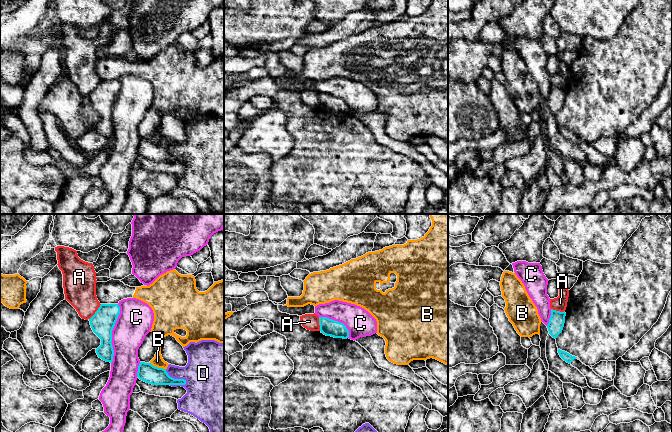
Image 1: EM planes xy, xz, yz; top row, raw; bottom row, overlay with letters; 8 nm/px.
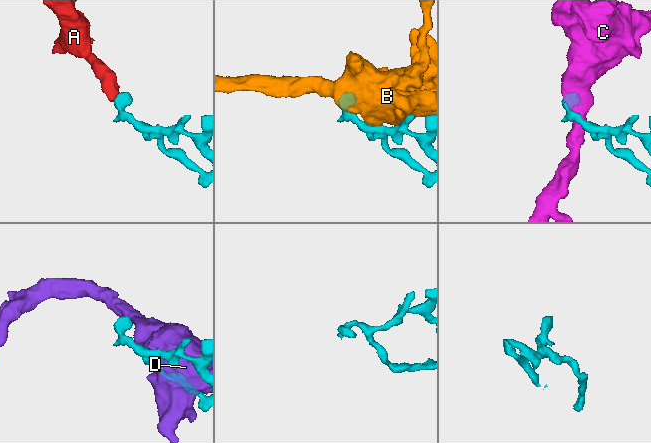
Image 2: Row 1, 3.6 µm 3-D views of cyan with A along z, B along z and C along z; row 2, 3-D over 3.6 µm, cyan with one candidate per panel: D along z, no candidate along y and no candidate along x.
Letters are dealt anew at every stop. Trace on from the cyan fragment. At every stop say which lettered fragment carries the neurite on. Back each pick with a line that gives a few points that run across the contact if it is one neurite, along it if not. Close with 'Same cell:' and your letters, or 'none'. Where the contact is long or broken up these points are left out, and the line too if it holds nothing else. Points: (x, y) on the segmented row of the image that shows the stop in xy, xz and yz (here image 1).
Same cell: none

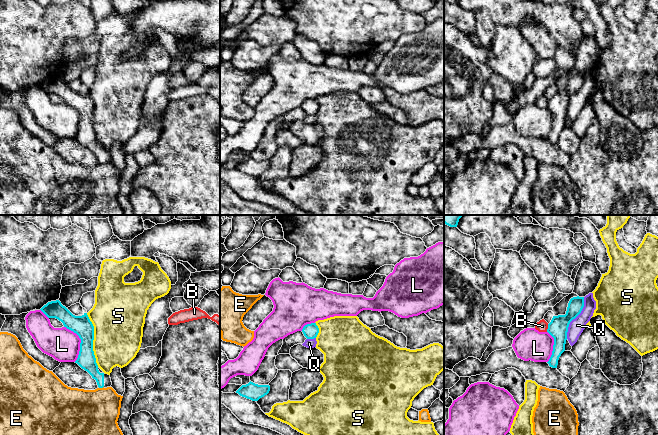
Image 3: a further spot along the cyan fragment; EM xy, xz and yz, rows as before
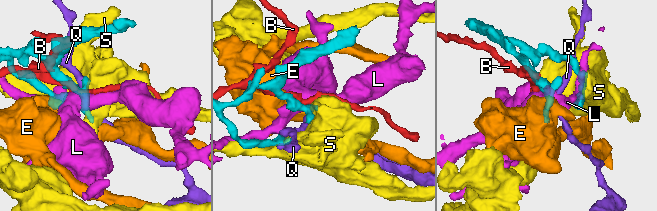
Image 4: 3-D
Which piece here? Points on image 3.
Same cell: none

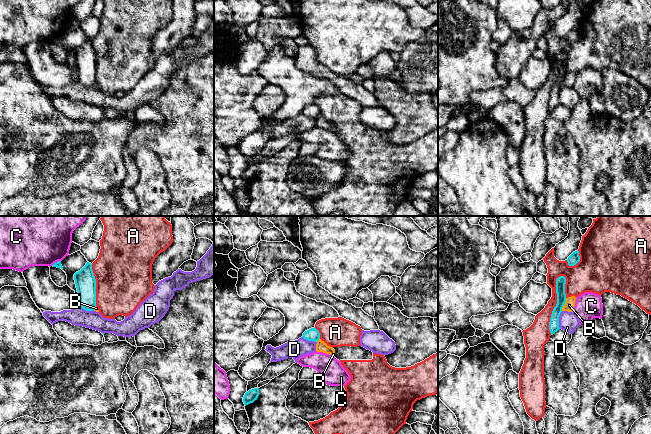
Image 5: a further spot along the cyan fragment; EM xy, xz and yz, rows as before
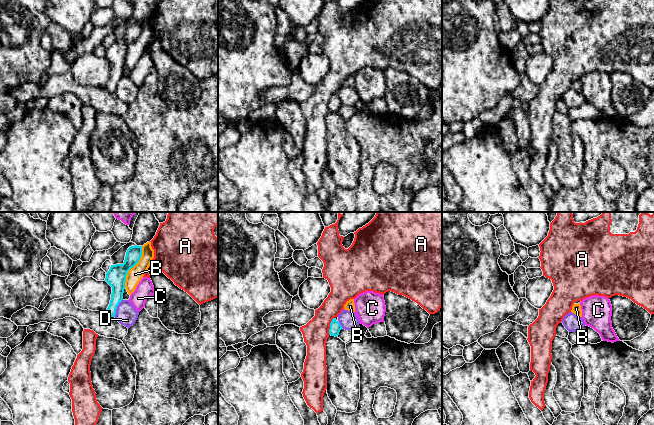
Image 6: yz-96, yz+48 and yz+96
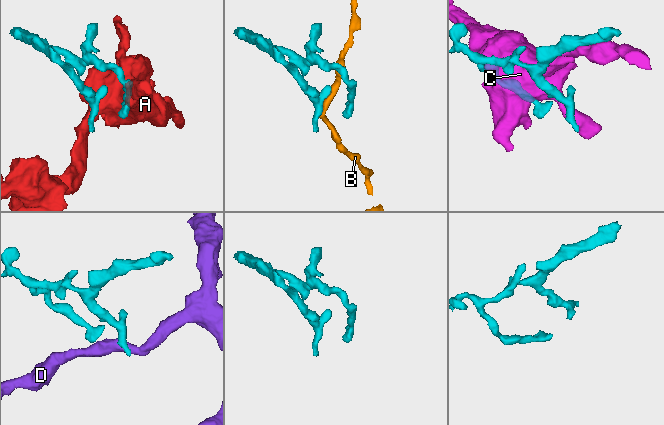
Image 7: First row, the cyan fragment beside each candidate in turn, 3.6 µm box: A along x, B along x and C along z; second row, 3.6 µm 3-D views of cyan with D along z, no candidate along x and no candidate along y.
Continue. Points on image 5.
Same cell: none

